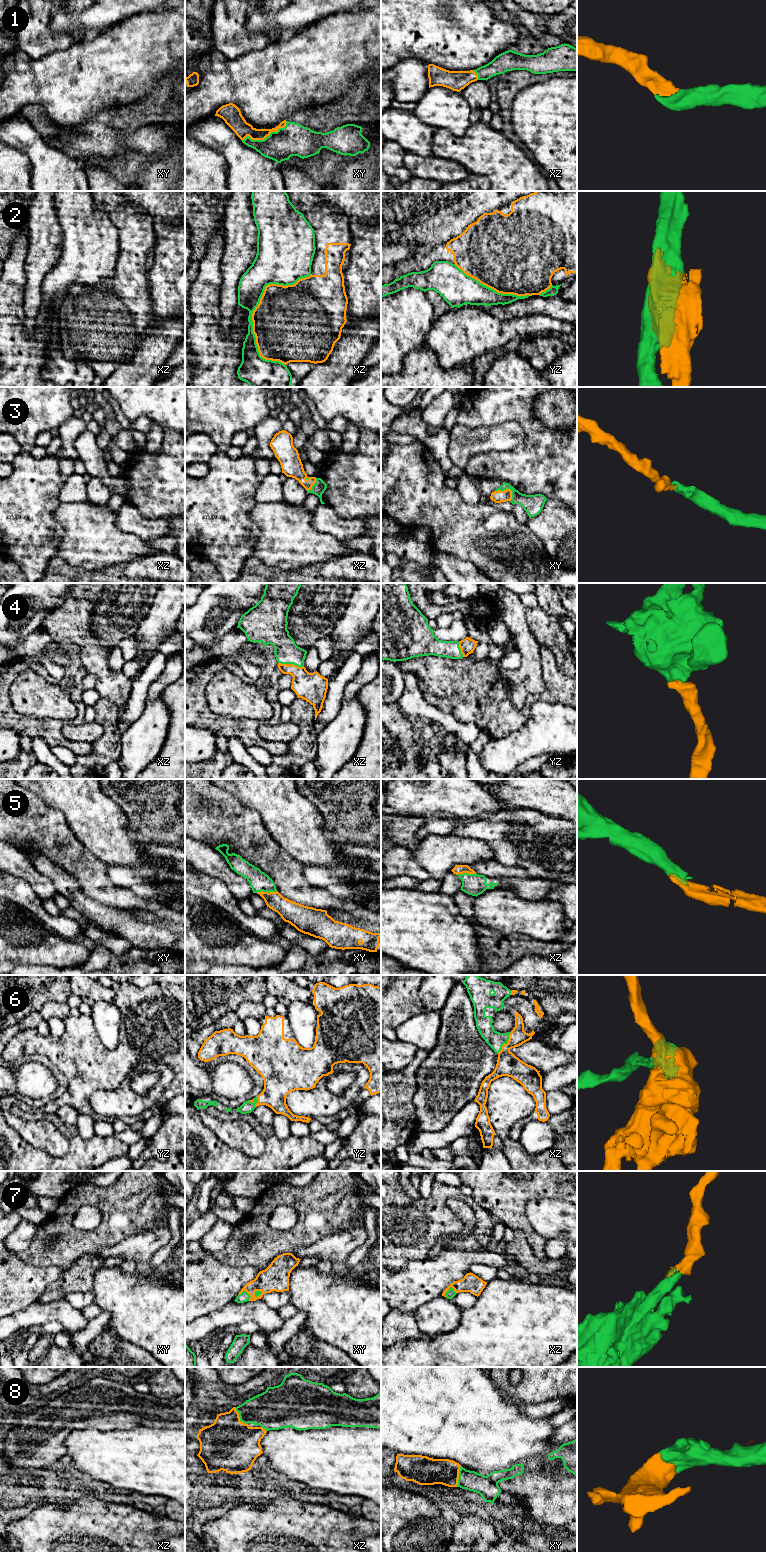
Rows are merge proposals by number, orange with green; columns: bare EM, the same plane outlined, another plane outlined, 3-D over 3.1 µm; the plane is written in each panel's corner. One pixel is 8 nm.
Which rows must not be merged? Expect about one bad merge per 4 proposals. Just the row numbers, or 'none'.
2

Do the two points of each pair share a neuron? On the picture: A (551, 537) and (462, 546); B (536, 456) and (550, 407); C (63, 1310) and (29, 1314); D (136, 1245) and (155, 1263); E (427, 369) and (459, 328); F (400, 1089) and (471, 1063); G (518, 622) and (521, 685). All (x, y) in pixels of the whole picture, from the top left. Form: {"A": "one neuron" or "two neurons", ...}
{"A": "two neurons", "B": "two neurons", "C": "one neuron", "D": "two neurons", "E": "two neurons", "F": "two neurons", "G": "one neuron"}

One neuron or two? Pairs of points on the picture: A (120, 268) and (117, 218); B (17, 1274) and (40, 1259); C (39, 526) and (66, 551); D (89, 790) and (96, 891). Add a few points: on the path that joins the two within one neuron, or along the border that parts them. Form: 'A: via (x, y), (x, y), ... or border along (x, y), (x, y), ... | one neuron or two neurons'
A: via (127, 256), (127, 230) | one neuron
B: border along (14, 1254), (33, 1265), (55, 1266) | two neurons
C: border along (59, 522), (63, 529), (63, 535), (56, 557) | two neurons
D: border along (77, 837), (93, 854), (107, 865) | two neurons

